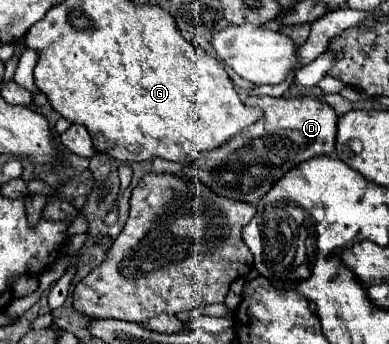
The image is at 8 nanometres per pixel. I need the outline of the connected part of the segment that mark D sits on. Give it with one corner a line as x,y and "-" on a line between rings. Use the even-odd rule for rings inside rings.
249,95
243,103
251,107
261,107
265,113
263,119
241,131
235,137
235,147
223,145
209,155
203,155
199,165
185,167
183,175
203,181
207,187
223,197
257,205
259,199
273,187
273,183
289,169
297,167
313,155
333,153
337,113
331,105
313,97

